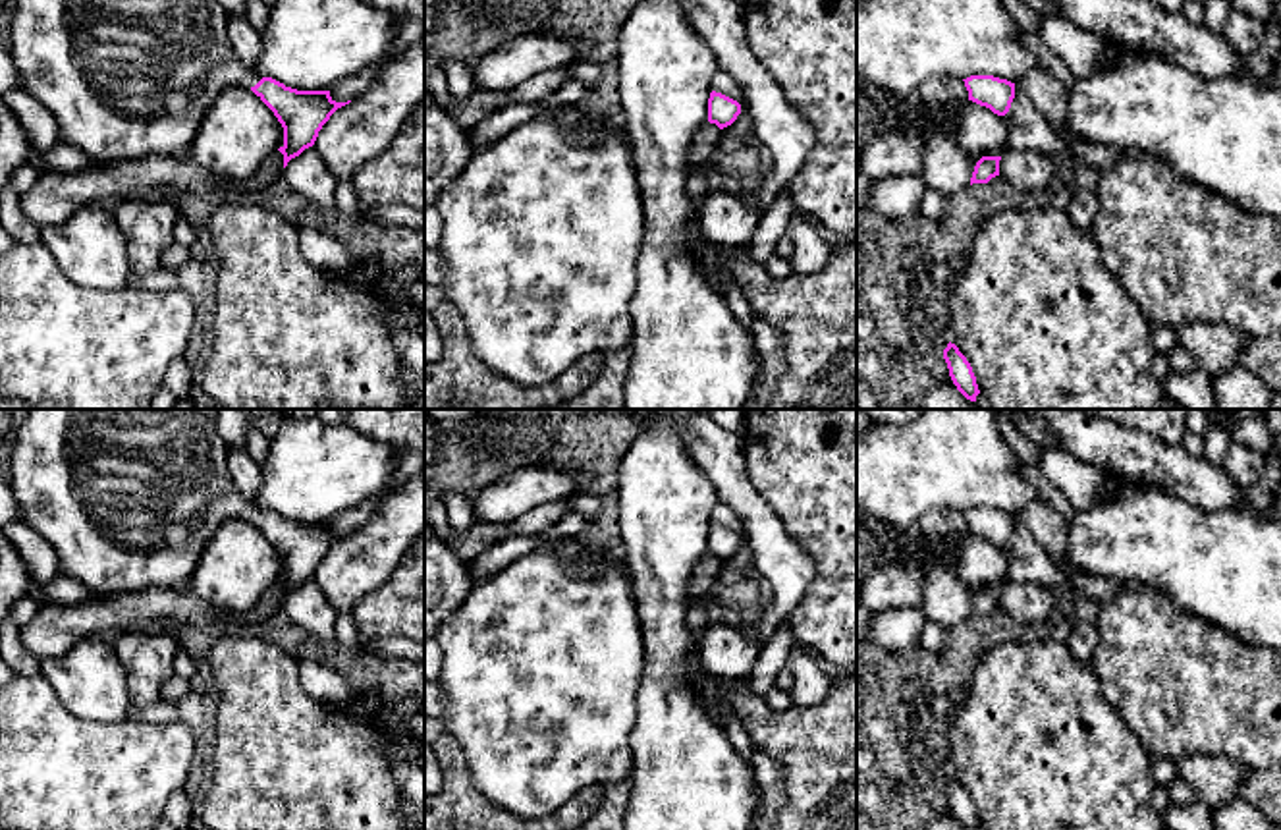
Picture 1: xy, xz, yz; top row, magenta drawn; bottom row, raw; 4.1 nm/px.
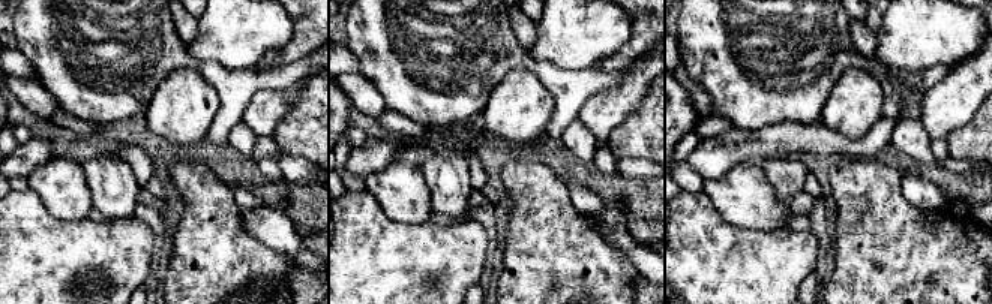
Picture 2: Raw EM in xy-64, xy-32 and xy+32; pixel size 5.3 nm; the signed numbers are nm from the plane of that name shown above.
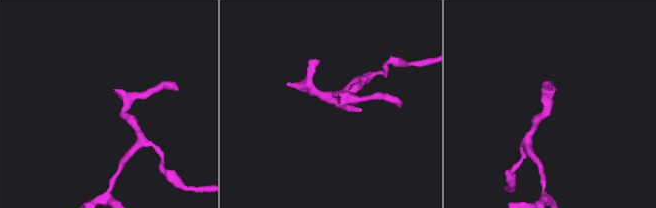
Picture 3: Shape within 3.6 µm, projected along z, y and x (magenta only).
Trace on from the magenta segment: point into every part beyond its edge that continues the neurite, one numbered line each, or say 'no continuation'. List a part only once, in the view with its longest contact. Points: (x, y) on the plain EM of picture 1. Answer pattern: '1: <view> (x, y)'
1: xy (128, 498)

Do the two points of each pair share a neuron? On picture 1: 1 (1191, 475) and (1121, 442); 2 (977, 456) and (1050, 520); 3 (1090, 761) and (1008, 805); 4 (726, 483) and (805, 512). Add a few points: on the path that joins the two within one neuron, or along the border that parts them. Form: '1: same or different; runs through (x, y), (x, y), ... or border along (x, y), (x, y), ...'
1: same; runs through (1173, 470), (1139, 458)
2: different; border along (1038, 498), (1017, 516)
3: same; runs through (1069, 782), (1046, 784), (1029, 794)
4: different; border along (743, 452), (749, 481), (788, 531)

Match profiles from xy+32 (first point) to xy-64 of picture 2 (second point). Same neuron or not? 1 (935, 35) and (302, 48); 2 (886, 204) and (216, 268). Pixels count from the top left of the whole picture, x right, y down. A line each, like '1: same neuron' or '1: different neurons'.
1: different neurons
2: same neuron

